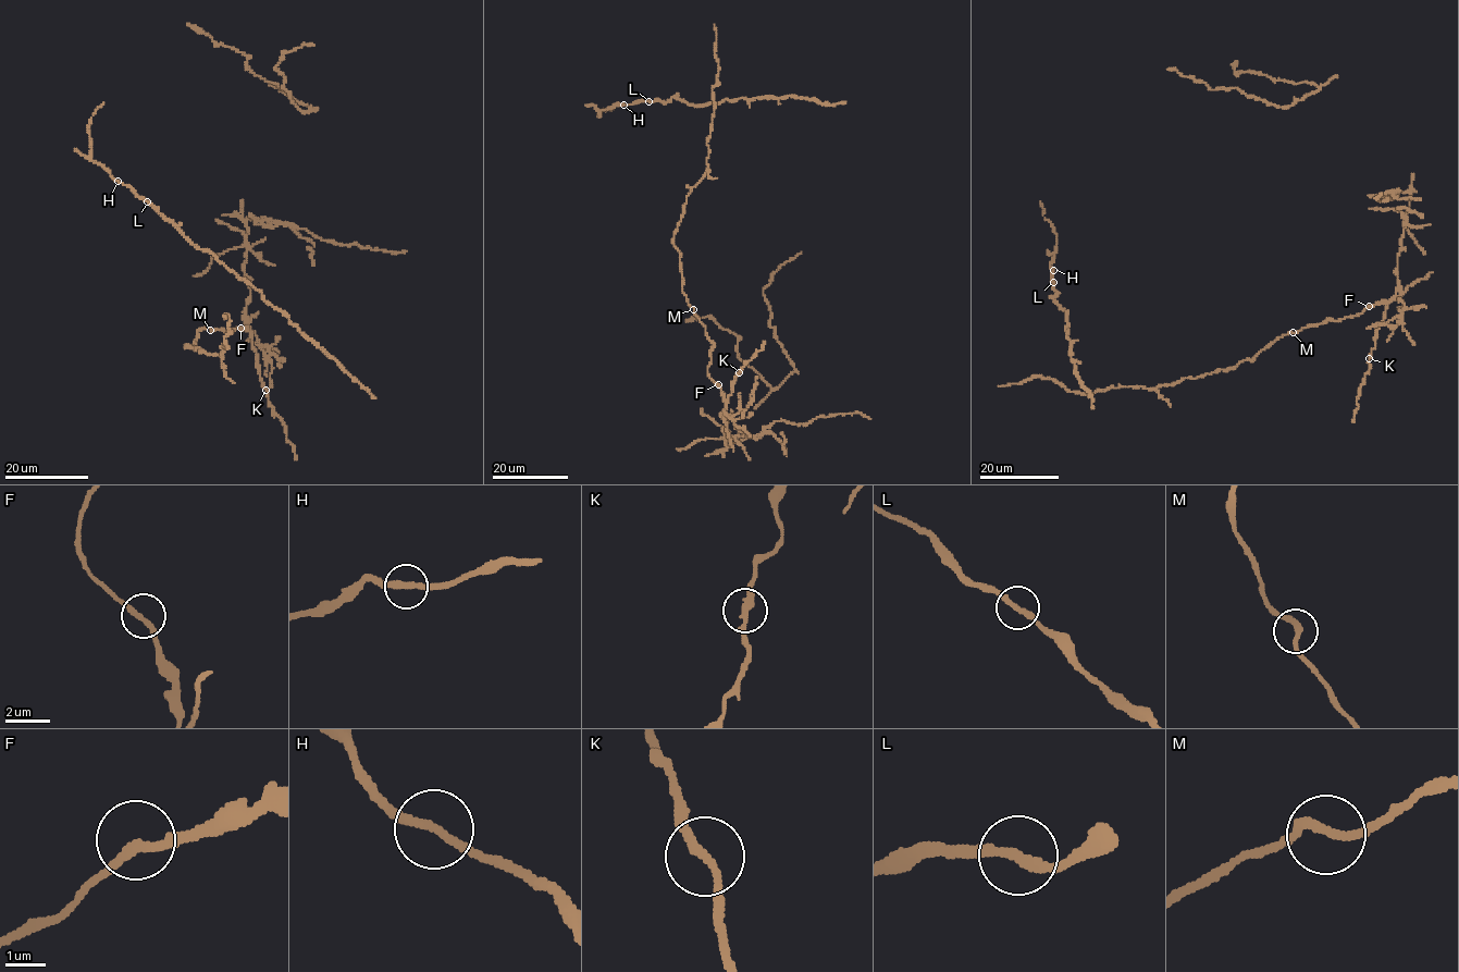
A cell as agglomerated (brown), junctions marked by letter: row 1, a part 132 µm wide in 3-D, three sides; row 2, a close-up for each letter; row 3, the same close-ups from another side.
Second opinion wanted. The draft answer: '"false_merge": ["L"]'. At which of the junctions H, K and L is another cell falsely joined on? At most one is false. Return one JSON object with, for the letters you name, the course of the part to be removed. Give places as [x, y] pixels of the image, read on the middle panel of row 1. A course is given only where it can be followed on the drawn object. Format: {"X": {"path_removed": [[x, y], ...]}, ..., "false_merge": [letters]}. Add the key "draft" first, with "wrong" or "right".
{"draft": "wrong", "false_merge": ["K"]}

